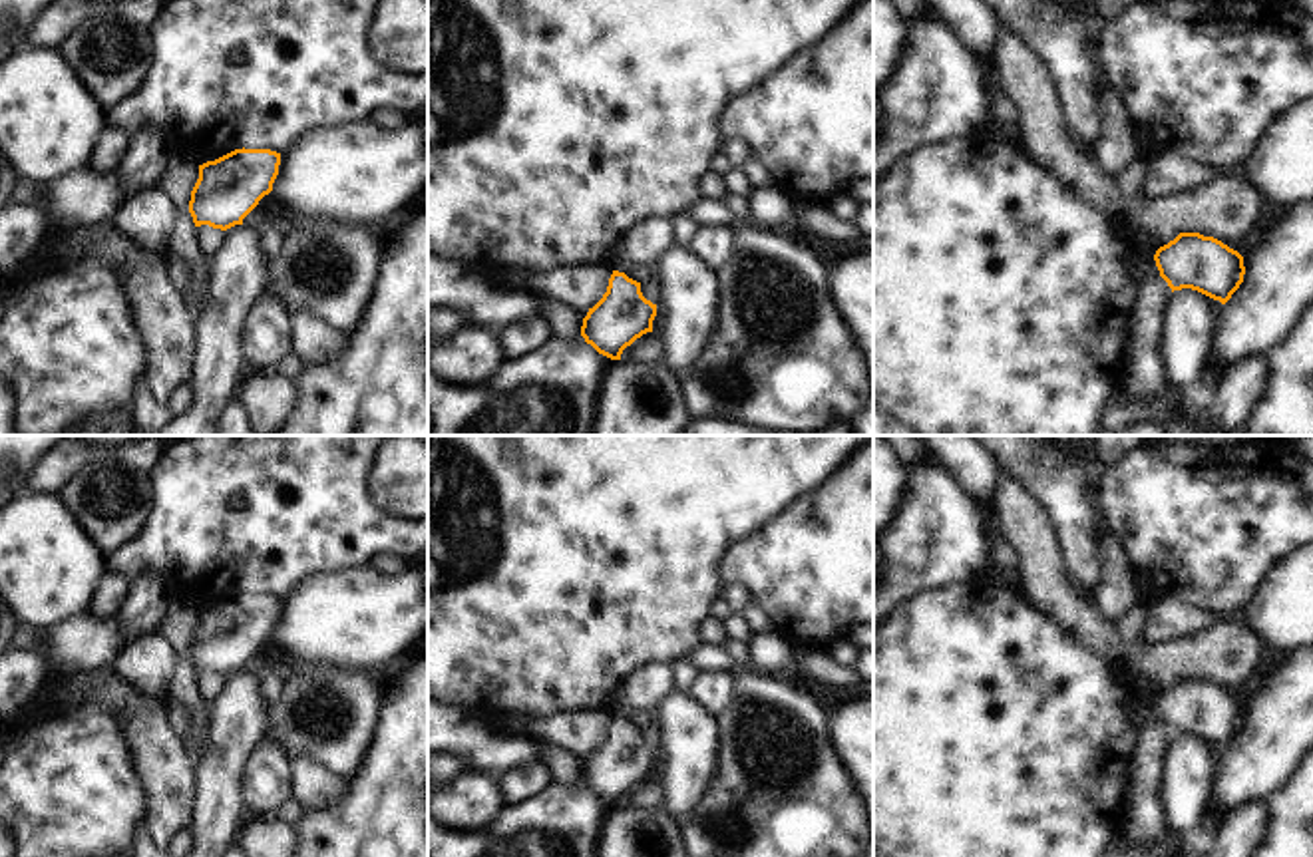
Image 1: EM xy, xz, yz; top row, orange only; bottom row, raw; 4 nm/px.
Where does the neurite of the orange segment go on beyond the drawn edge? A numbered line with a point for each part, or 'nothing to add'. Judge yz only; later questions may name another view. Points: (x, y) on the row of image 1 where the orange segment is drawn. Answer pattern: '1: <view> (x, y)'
1: yz (1146, 267)

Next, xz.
1: xz (645, 241)

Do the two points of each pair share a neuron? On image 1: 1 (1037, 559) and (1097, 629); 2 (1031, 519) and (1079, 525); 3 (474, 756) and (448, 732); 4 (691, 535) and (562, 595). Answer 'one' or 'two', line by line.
1: one
2: two
3: one
4: one

